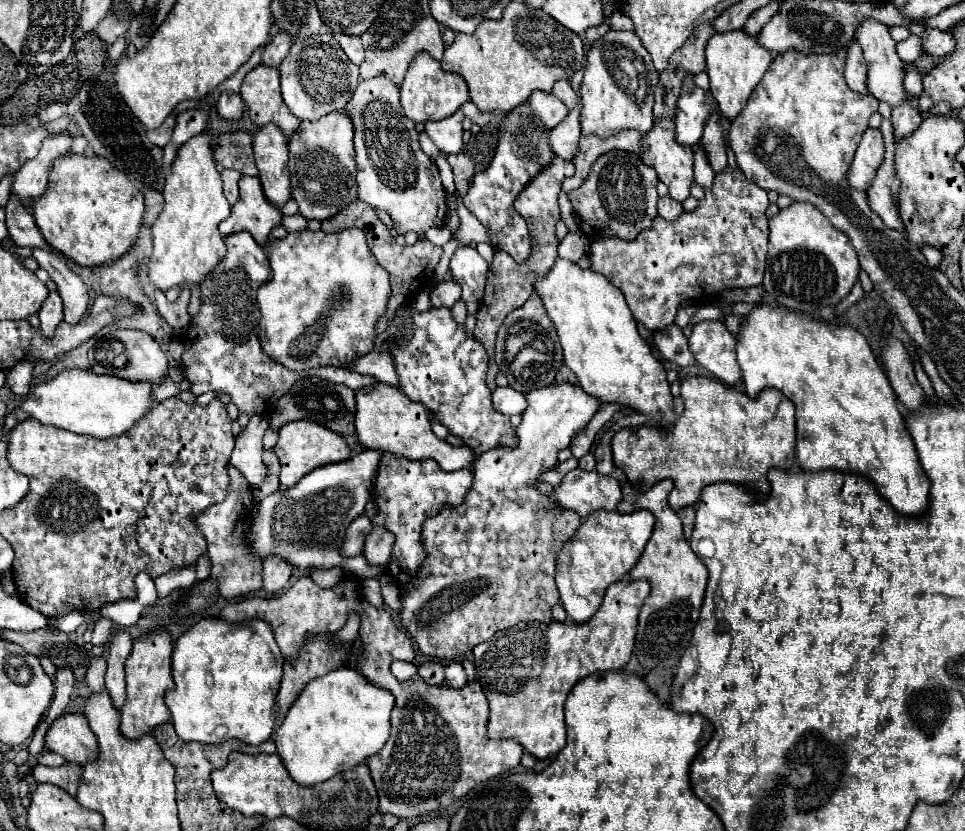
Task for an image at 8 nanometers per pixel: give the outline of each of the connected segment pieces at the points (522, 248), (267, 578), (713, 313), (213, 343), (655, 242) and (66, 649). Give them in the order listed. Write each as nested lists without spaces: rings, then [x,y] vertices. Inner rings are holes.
[[[523,102],[521,106],[505,114],[501,128],[509,128],[509,130],[503,130],[491,164],[473,178],[463,202],[467,210],[471,210],[477,216],[477,220],[485,226],[487,234],[493,240],[495,250],[505,250],[515,262],[523,264],[531,256],[531,236],[529,236],[529,228],[525,220],[515,212],[513,202],[519,196],[519,192],[543,168],[551,164],[551,160],[555,158],[555,152],[549,146],[547,128],[531,114],[529,102]]]
[[[269,556],[263,562],[263,590],[269,594],[281,592],[289,584],[291,572],[291,564],[287,564],[285,560],[277,560],[277,556]]]
[[[706,304],[699,307],[695,315],[691,318],[691,321],[704,321],[704,320],[721,320],[723,314],[721,309],[711,305]]]
[[[237,232],[225,238],[227,256],[211,278],[201,284],[201,312],[191,320],[189,332],[183,336],[183,374],[191,382],[191,392],[195,396],[207,390],[223,390],[231,394],[233,404],[239,408],[239,424],[245,428],[255,414],[271,416],[275,404],[281,396],[285,396],[291,386],[299,380],[297,372],[291,372],[275,360],[271,360],[259,344],[257,324],[259,324],[259,306],[257,306],[257,290],[259,284],[251,282],[241,266],[241,258],[249,252],[257,258],[259,264],[269,264],[265,250],[251,240],[251,234]]]
[[[725,168],[715,174],[715,182],[711,190],[705,190],[705,198],[699,202],[699,208],[693,212],[683,212],[679,220],[667,222],[663,218],[655,218],[653,226],[647,232],[641,232],[633,242],[625,242],[619,238],[607,238],[593,242],[589,248],[591,270],[603,274],[627,300],[633,318],[643,324],[651,332],[659,332],[673,324],[677,308],[683,302],[703,304],[705,300],[715,298],[717,294],[733,288],[751,288],[763,282],[765,258],[767,258],[767,192],[759,188],[755,182],[747,180],[739,168]]]
[[[41,628],[35,632],[3,630],[1,638],[23,646],[27,652],[39,658],[47,656],[55,666],[71,668],[77,680],[85,680],[89,668],[89,652],[83,646],[69,640],[65,632],[51,630],[51,628]]]

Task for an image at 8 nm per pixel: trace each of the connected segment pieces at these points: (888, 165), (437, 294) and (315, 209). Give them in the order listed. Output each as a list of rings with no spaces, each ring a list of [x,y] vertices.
[[[883,120],[881,128],[883,132],[883,140],[885,140],[885,158],[875,174],[875,178],[871,180],[867,192],[867,200],[869,206],[875,214],[879,214],[879,218],[893,230],[903,232],[903,224],[899,220],[899,212],[897,212],[897,204],[895,204],[895,190],[899,188],[899,178],[895,174],[895,140],[893,140],[893,128],[891,128],[891,120]]]
[[[455,280],[449,282],[439,282],[433,290],[431,290],[431,306],[433,308],[451,308],[459,298],[461,298],[461,288]]]
[[[331,112],[317,122],[301,122],[299,132],[289,140],[289,152],[291,194],[303,218],[319,222],[329,220],[357,198],[353,128],[345,112]]]

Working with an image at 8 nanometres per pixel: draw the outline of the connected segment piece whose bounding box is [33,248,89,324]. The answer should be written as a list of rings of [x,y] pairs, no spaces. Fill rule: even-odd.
[[[33,250],[33,258],[39,262],[43,270],[51,276],[51,280],[57,284],[57,292],[63,298],[63,308],[65,308],[65,322],[67,324],[77,324],[83,314],[87,312],[89,306],[89,296],[83,280],[69,270],[65,256],[55,254],[55,252],[43,252],[43,250]]]

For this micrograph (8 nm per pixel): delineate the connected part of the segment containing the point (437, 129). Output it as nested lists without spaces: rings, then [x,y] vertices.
[[[457,110],[453,116],[439,120],[439,122],[427,122],[425,132],[429,138],[439,146],[445,154],[457,154],[463,148],[463,112]]]

